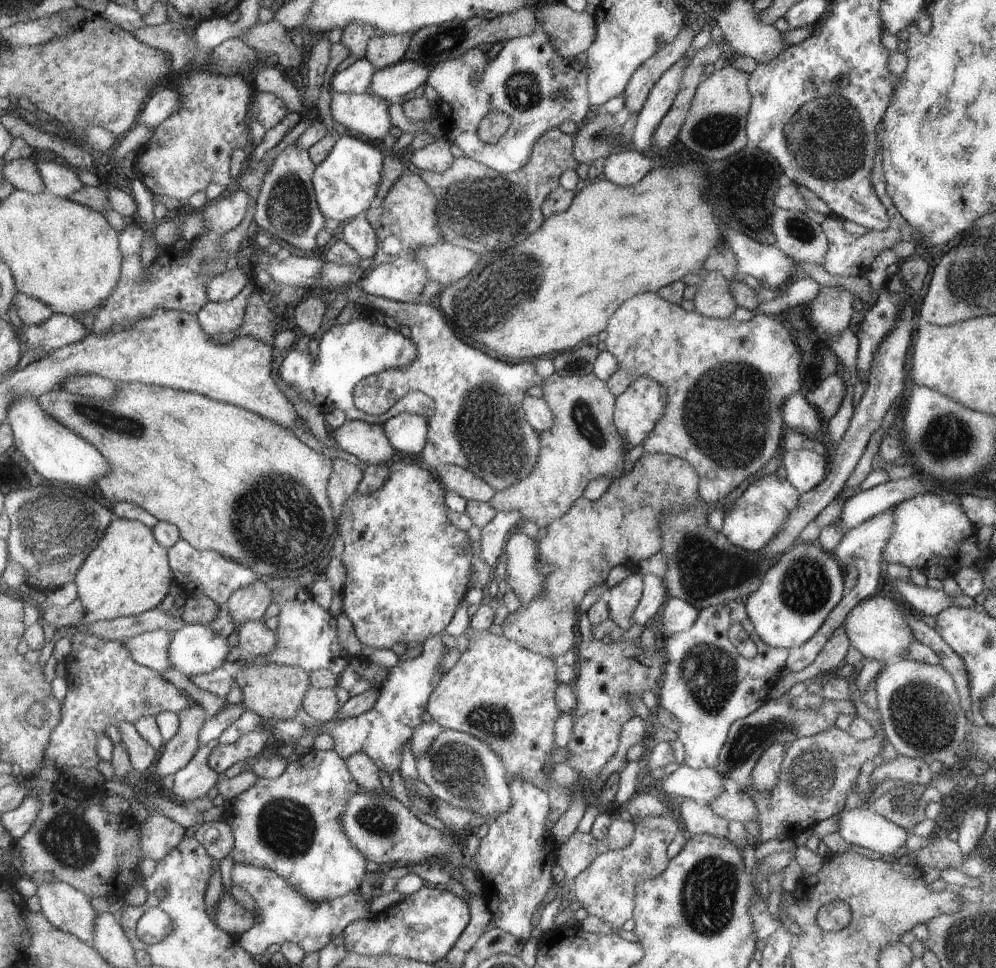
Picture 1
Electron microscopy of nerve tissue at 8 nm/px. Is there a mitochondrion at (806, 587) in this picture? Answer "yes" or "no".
yes

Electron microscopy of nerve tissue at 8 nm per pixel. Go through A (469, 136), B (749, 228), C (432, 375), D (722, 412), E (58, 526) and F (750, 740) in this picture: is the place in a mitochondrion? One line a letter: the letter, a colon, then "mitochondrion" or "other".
A: other
B: other
C: other
D: mitochondrion
E: mitochondrion
F: mitochondrion

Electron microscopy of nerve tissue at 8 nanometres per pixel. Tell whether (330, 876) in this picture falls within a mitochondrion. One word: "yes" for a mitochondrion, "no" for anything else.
no

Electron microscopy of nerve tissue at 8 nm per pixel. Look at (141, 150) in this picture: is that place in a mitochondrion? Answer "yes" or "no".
no

